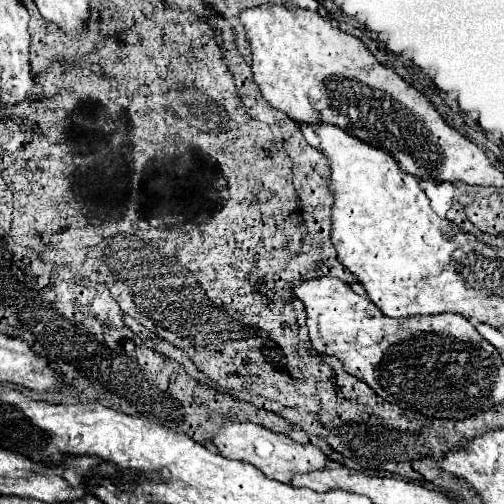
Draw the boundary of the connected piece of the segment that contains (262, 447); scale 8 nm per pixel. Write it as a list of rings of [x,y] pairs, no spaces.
[[[225,423],[221,427],[221,431],[217,433],[217,437],[213,439],[213,445],[217,447],[217,451],[223,457],[251,463],[259,471],[263,471],[263,475],[267,475],[269,479],[277,479],[281,483],[289,483],[297,473],[325,469],[329,463],[329,457],[319,447],[315,447],[311,443],[307,443],[307,445],[295,443],[287,435],[275,433],[271,429],[265,429],[265,427],[253,425],[253,423]]]

